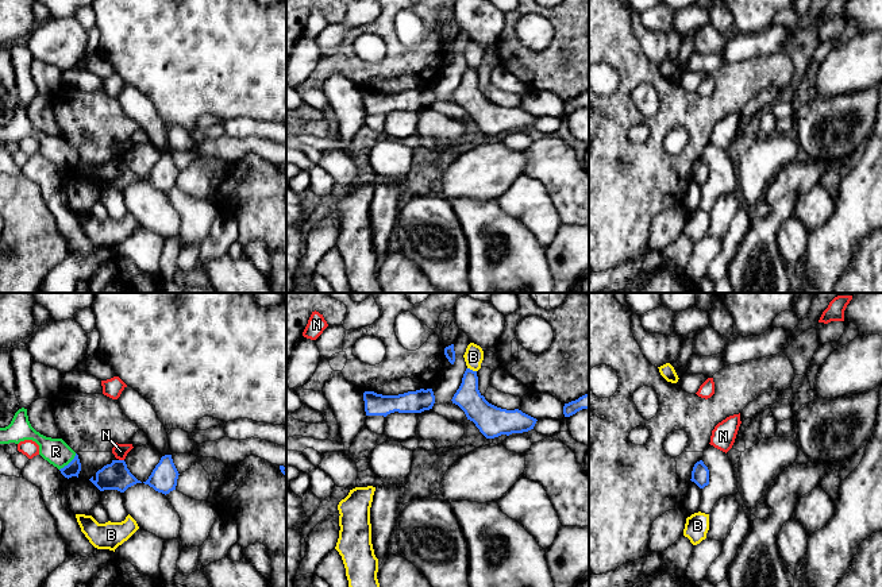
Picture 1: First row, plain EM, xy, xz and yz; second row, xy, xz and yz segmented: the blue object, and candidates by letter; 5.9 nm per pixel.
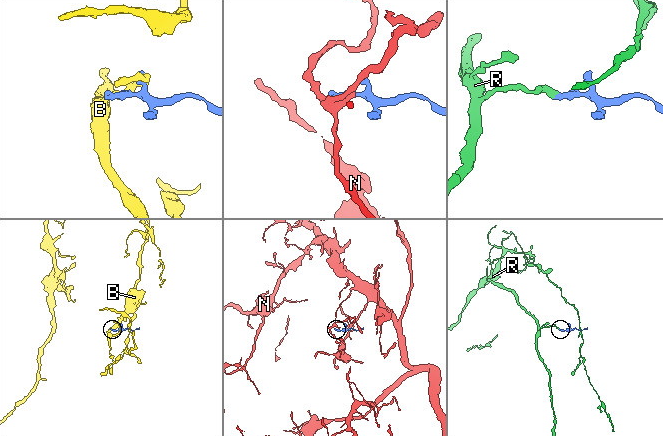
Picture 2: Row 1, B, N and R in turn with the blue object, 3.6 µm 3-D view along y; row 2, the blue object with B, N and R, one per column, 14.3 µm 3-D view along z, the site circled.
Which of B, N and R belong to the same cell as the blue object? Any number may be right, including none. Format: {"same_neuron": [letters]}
{"same_neuron": ["R"]}

